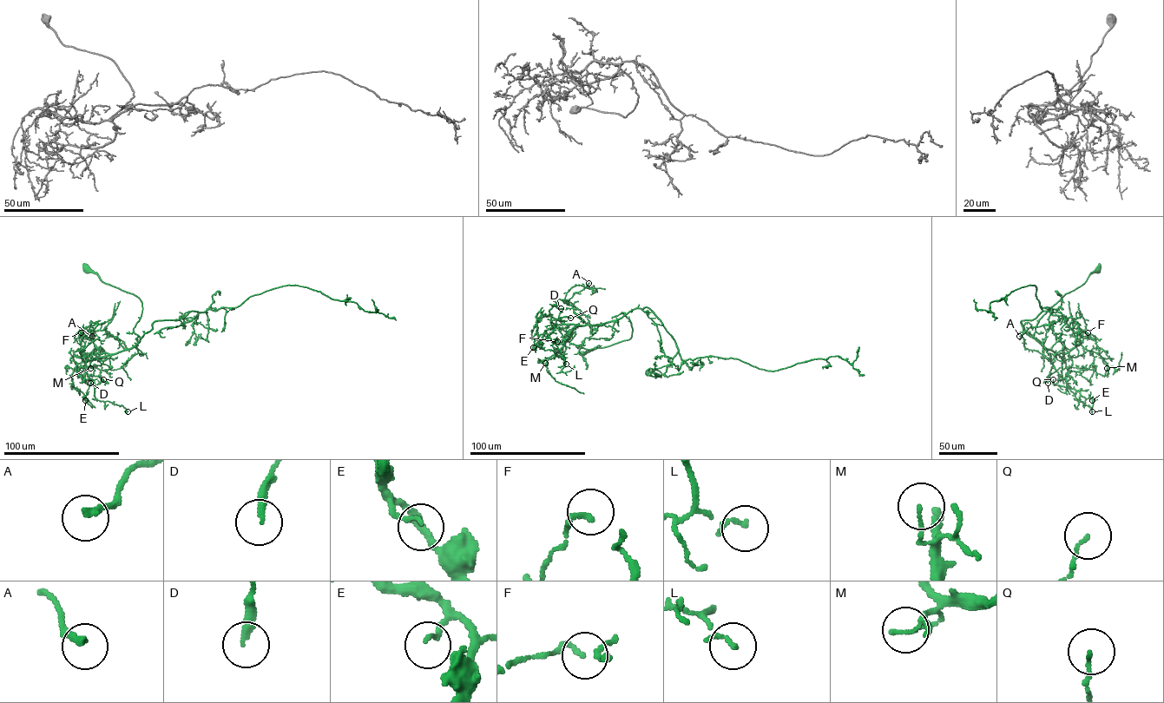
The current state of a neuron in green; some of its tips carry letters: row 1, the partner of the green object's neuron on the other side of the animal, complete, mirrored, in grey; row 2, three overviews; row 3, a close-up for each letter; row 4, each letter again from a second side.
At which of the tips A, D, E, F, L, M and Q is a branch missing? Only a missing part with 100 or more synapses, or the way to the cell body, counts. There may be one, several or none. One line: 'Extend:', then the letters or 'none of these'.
Extend: none of these

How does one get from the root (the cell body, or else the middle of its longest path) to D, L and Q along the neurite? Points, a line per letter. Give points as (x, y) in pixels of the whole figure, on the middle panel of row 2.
D: (583, 354), (628, 339), (629, 319), (621, 312), (599, 325), (565, 324), (549, 315), (554, 305), (561, 308)
L: (583, 354), (630, 338), (632, 327), (624, 312), (599, 325), (554, 325), (549, 336), (566, 364)
Q: (583, 354), (628, 339), (630, 323), (624, 312), (599, 325), (550, 321), (570, 318)

